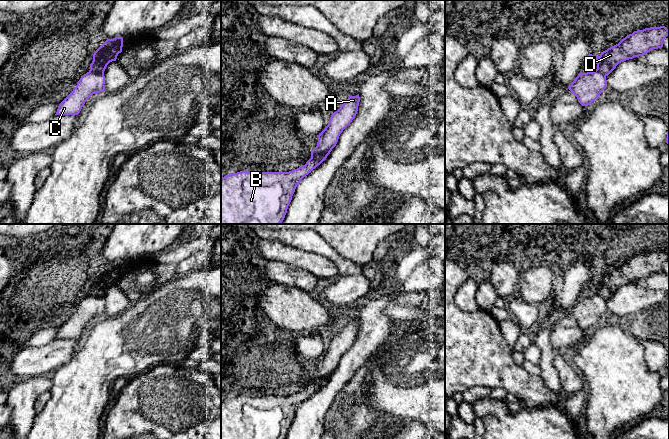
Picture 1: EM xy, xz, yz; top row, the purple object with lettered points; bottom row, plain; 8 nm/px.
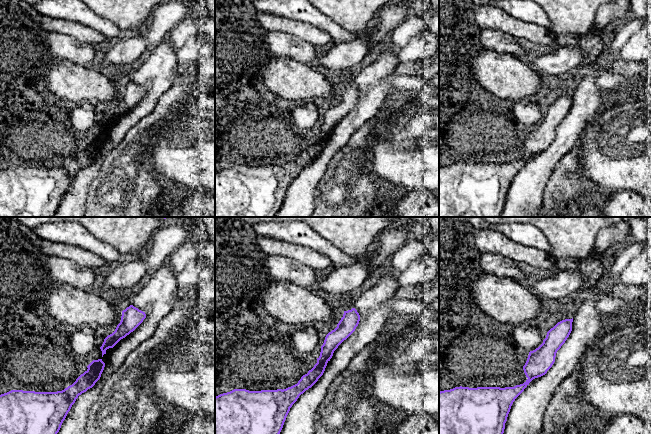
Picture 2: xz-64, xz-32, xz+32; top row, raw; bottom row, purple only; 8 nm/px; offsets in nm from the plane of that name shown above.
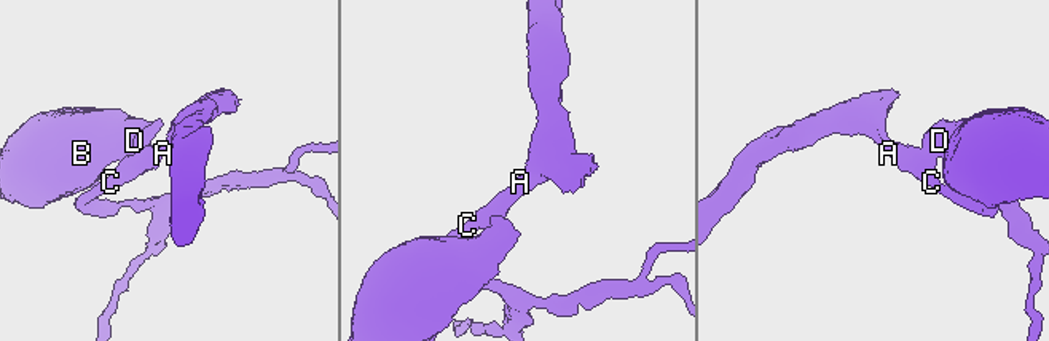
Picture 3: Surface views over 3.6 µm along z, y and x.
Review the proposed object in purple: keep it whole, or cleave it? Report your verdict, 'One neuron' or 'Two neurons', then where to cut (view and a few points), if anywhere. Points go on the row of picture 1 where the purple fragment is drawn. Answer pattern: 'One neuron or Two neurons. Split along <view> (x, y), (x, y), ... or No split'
Two neurons. Split along xz (327, 154), (311, 158)

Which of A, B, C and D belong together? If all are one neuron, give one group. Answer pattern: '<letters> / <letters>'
A C / B D

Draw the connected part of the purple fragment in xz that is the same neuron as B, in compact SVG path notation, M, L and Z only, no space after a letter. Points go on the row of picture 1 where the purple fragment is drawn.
M327 154L289 172L240 171L221 177L221 224L281 224L297 185Z

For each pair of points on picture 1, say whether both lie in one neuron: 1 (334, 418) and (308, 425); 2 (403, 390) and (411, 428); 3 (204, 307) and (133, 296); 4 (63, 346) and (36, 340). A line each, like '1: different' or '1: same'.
1: different
2: different
3: different
4: different

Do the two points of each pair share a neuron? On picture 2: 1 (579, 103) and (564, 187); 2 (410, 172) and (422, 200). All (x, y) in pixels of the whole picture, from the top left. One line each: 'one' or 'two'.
1: two
2: two

